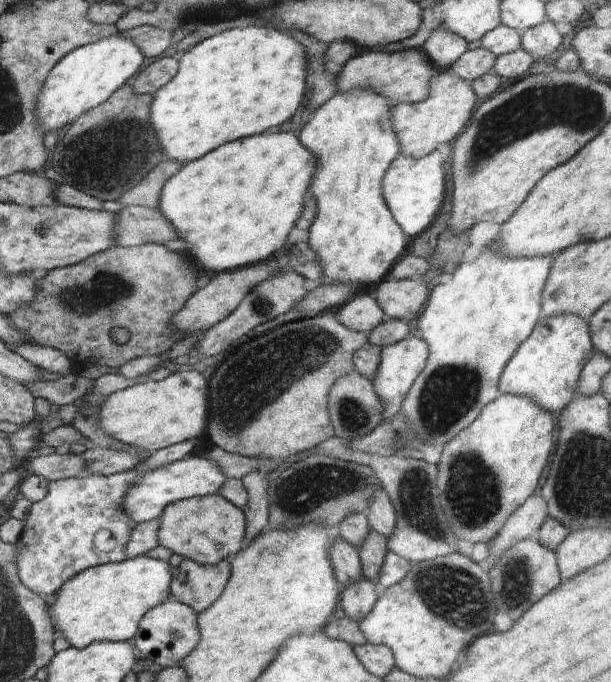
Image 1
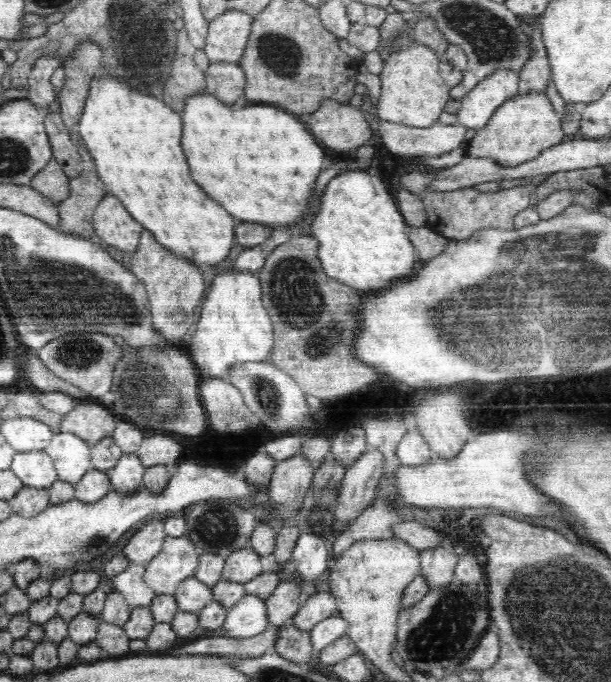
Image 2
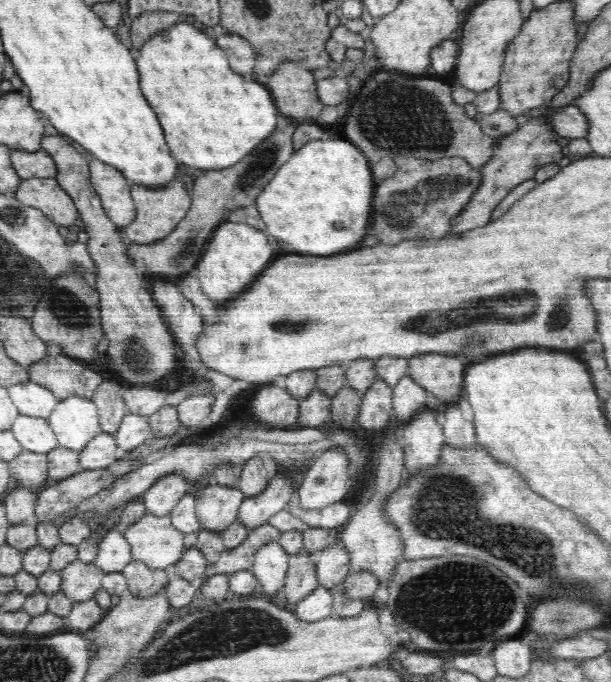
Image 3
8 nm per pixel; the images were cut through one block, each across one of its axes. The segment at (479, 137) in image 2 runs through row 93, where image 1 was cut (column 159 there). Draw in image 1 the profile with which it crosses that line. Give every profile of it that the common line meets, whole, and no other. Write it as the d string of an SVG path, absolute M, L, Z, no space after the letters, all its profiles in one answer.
M218 494L196 496L168 504L160 516L158 544L174 554L201 565L210 565L233 558L244 546L246 520L241 508Z

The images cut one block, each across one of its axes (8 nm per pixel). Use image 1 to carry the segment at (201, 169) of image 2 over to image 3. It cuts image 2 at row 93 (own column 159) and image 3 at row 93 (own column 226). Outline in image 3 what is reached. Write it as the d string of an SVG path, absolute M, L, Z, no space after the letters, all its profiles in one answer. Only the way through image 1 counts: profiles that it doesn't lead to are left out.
M187 21L183 23L175 23L167 26L164 30L158 31L139 48L139 55L135 58L137 61L138 73L140 73L140 89L148 101L148 104L154 109L161 127L164 131L165 141L171 150L171 155L174 156L180 163L194 168L200 168L204 171L215 171L223 168L228 168L238 161L242 160L246 154L252 152L254 148L266 139L267 136L277 127L278 114L280 114L277 106L275 105L272 93L265 88L263 81L258 79L254 82L246 82L243 76L233 72L228 62L226 52L224 52L218 43L210 36L206 35L201 29L200 25L192 25Z

